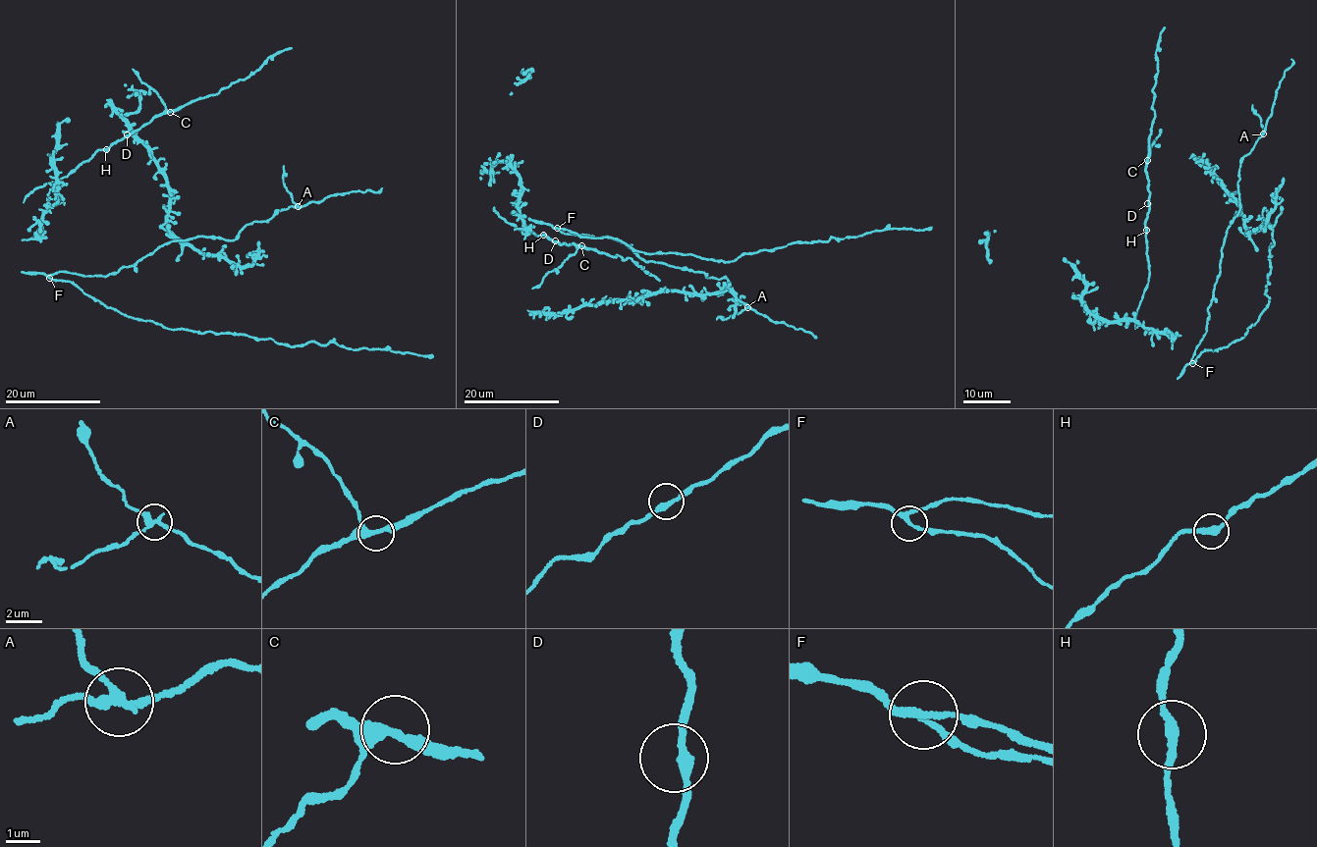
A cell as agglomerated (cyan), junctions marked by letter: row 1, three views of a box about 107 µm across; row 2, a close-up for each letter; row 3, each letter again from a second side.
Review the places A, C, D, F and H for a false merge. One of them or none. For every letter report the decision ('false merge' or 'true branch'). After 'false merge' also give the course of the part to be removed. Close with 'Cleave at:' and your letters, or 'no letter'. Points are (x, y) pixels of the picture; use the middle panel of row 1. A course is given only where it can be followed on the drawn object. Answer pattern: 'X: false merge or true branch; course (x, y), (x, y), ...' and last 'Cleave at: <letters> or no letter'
A: false merge; course (747, 307), (738, 314), (716, 320)
C: true branch
D: true branch
F: true branch
H: true branch
Cleave at: A

